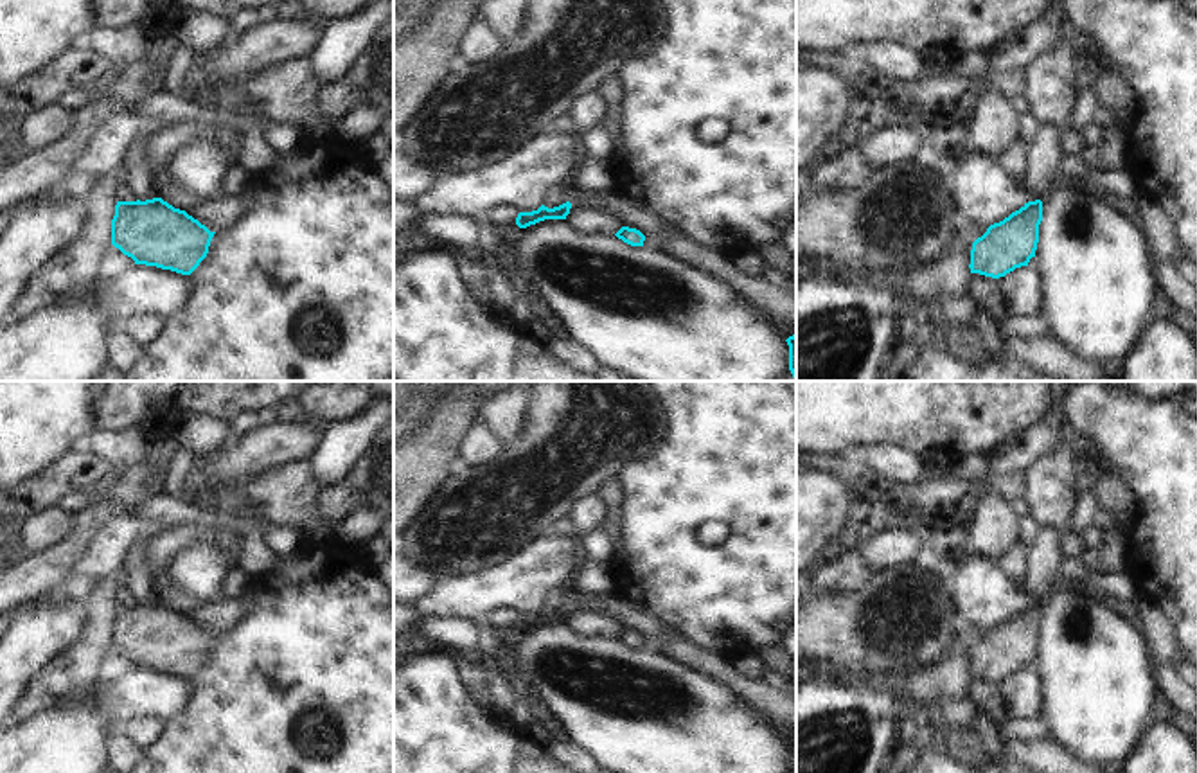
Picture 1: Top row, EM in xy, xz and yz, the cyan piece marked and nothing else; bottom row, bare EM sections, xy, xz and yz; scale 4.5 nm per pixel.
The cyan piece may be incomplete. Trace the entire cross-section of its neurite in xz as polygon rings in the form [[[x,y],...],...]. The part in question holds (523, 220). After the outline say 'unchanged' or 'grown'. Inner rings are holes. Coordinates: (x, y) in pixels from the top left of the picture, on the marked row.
[[[566,201],[559,207],[554,207],[554,209],[541,205],[537,210],[519,212],[516,218],[516,225],[519,228],[527,228],[527,227],[536,225],[545,219],[566,219],[566,216],[570,214],[570,209],[572,209],[570,201]]]; unchanged

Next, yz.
[[[1028,201],[972,243],[971,273],[999,279],[1035,257],[1042,201]]]; unchanged

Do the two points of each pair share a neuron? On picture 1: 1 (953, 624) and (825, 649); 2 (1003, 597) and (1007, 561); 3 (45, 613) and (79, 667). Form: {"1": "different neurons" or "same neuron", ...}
{"1": "same neuron", "2": "different neurons", "3": "different neurons"}

